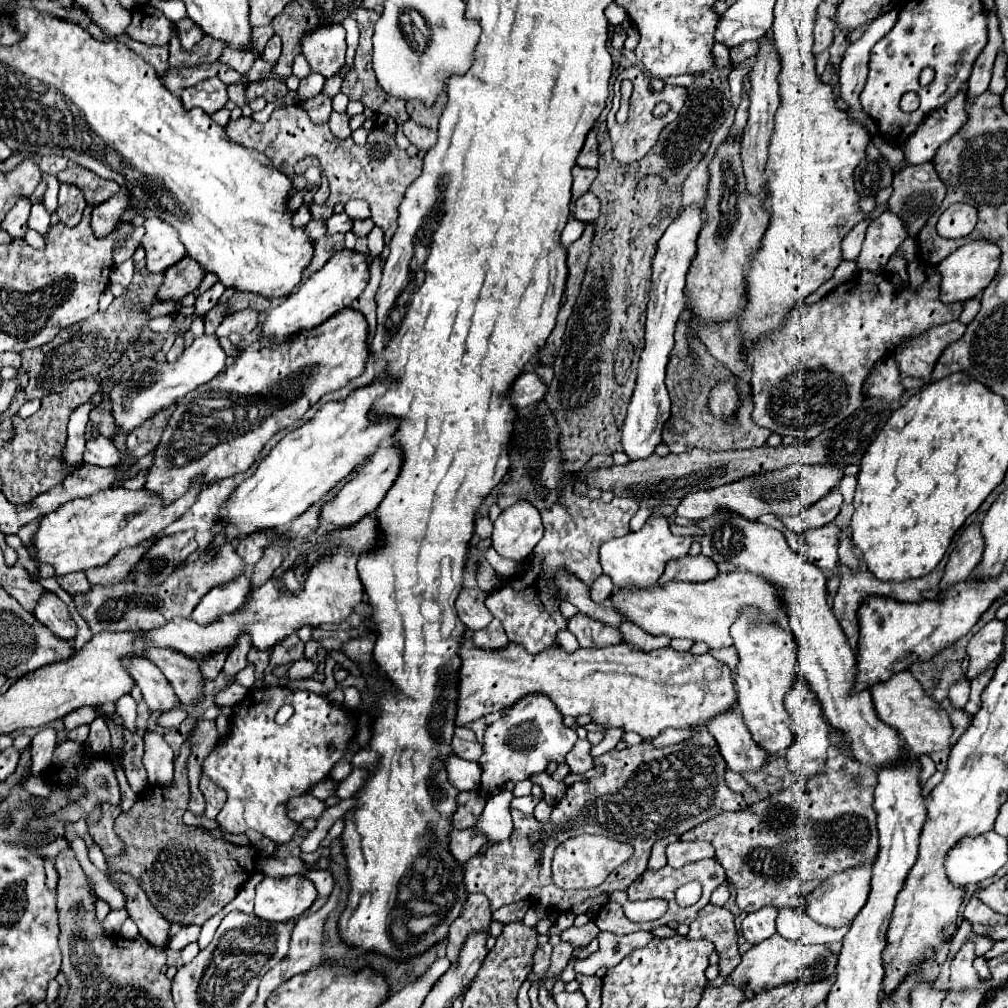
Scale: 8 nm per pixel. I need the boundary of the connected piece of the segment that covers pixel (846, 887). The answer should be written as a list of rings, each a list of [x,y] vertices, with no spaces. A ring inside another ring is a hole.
[[[855,867],[851,871],[843,871],[839,875],[833,875],[831,879],[823,881],[813,893],[807,895],[807,913],[813,921],[819,925],[839,929],[843,925],[851,925],[855,915],[861,911],[863,903],[867,901],[867,891],[871,879],[871,867]]]

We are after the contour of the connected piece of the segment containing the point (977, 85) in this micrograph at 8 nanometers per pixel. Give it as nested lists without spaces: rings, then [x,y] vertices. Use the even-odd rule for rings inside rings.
[[[989,13],[989,43],[981,51],[979,59],[975,61],[971,79],[967,81],[967,103],[973,103],[975,97],[979,97],[983,91],[987,91],[989,81],[991,81],[991,69],[993,69],[1001,43],[1003,43],[1003,39],[999,33],[999,21],[997,21],[995,13]]]

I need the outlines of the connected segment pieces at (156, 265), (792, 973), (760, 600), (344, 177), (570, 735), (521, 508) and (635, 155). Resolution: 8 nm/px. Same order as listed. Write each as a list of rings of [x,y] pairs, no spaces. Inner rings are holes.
[[[149,215],[145,221],[145,237],[141,245],[147,251],[147,269],[149,271],[165,271],[185,257],[185,247],[175,235],[175,229],[165,223],[161,217]]]
[[[773,935],[771,939],[753,945],[729,975],[719,975],[712,981],[708,980],[705,988],[719,987],[731,981],[731,985],[739,989],[749,987],[753,993],[761,993],[765,989],[771,989],[789,981],[813,983],[823,977],[833,977],[835,967],[837,967],[837,955],[833,955],[825,945],[807,945],[803,941],[791,941],[791,939],[783,939],[781,935]]]
[[[749,571],[719,573],[711,581],[689,583],[689,581],[669,581],[665,585],[653,585],[647,589],[623,587],[617,589],[609,603],[621,611],[629,621],[637,623],[643,631],[653,635],[667,635],[671,639],[691,639],[693,643],[703,641],[709,647],[729,647],[731,635],[729,627],[737,619],[737,611],[743,605],[755,605],[763,611],[765,621],[777,621],[779,603],[775,603],[775,591],[763,583],[757,575]]]
[[[301,105],[277,107],[267,123],[257,123],[253,117],[241,115],[237,121],[229,121],[225,133],[239,145],[255,147],[263,151],[271,163],[285,175],[293,175],[293,165],[303,157],[317,157],[323,173],[329,181],[329,199],[325,205],[313,205],[313,213],[321,219],[331,213],[335,203],[347,203],[351,199],[363,199],[369,203],[375,225],[385,229],[385,243],[397,229],[399,205],[407,187],[421,175],[423,161],[419,157],[407,157],[403,149],[395,145],[395,139],[385,131],[371,131],[365,145],[357,145],[351,137],[337,139],[327,123],[313,123]]]
[[[529,695],[515,703],[515,707],[507,709],[505,715],[485,729],[483,755],[479,757],[481,765],[481,789],[479,797],[487,801],[495,791],[503,789],[509,781],[523,781],[531,775],[545,771],[545,767],[555,761],[557,765],[565,765],[567,753],[573,749],[577,741],[577,733],[563,723],[563,715],[559,709],[545,699],[545,695]]]
[[[517,501],[501,511],[493,523],[493,547],[501,557],[525,559],[543,537],[539,509],[529,501]]]
[[[631,67],[631,69],[625,69],[619,77],[619,81],[623,79],[631,79],[633,81],[633,95],[631,95],[631,109],[629,109],[629,119],[625,123],[617,123],[615,119],[607,119],[607,129],[609,129],[609,135],[611,135],[611,141],[613,141],[613,157],[619,161],[619,163],[633,163],[635,159],[641,159],[657,141],[661,129],[675,121],[683,103],[685,103],[685,97],[687,97],[687,89],[683,87],[673,87],[673,85],[665,85],[663,91],[655,91],[651,87],[651,81],[649,77],[639,69],[639,67]],[[657,103],[669,103],[671,109],[667,111],[667,115],[663,117],[655,117],[653,115],[653,109]]]

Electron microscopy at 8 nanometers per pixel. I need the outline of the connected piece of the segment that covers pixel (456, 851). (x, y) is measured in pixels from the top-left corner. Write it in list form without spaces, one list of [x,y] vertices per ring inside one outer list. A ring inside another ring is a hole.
[[[473,829],[449,833],[449,853],[455,857],[457,863],[465,863],[471,855],[475,855],[483,845],[483,835],[475,835]]]

